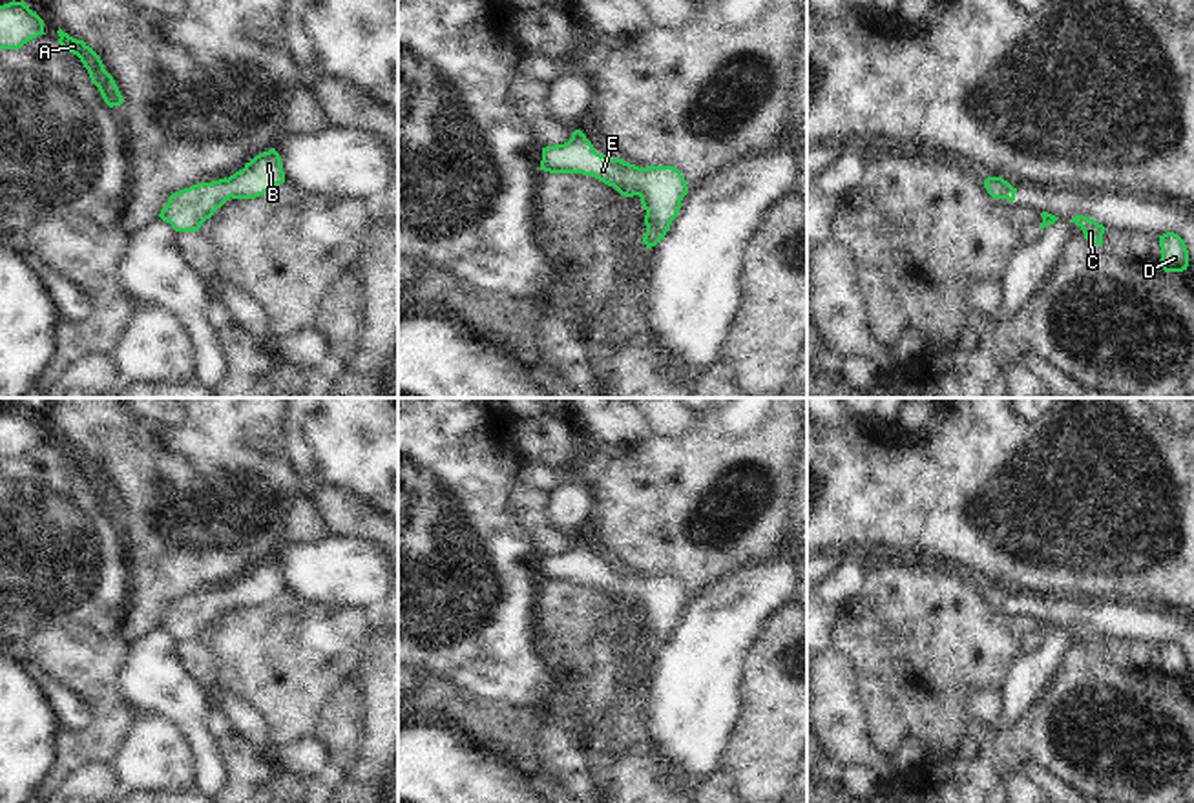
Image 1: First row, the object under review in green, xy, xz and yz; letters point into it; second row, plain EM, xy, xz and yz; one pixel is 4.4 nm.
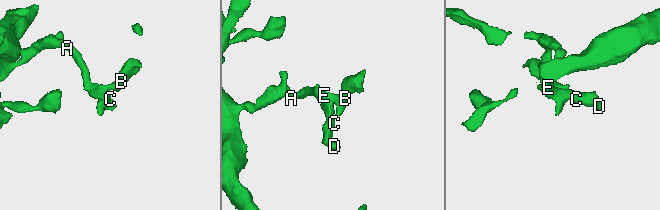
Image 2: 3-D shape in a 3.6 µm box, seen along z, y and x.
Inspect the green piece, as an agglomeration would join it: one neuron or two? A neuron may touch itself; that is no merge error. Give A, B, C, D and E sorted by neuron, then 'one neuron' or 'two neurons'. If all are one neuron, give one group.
A B C D E; one neuron

